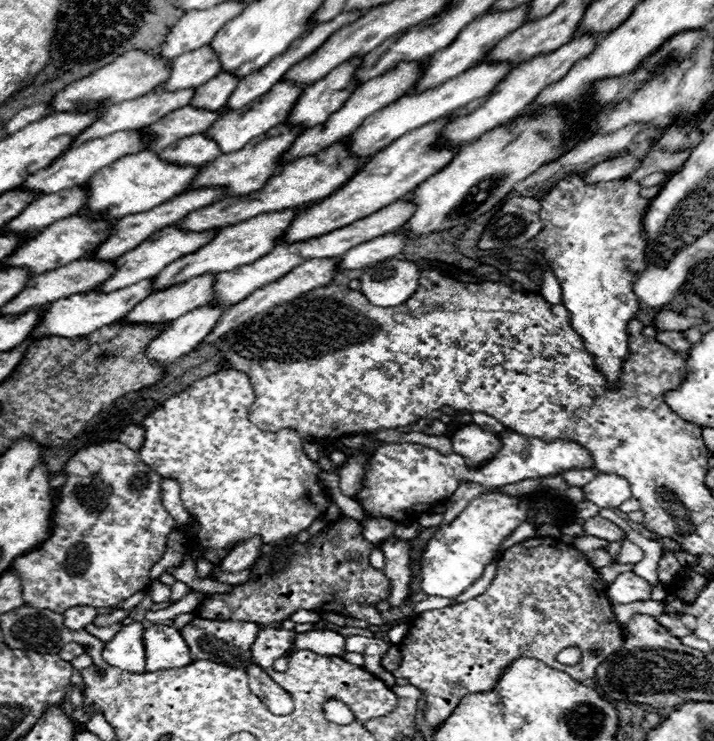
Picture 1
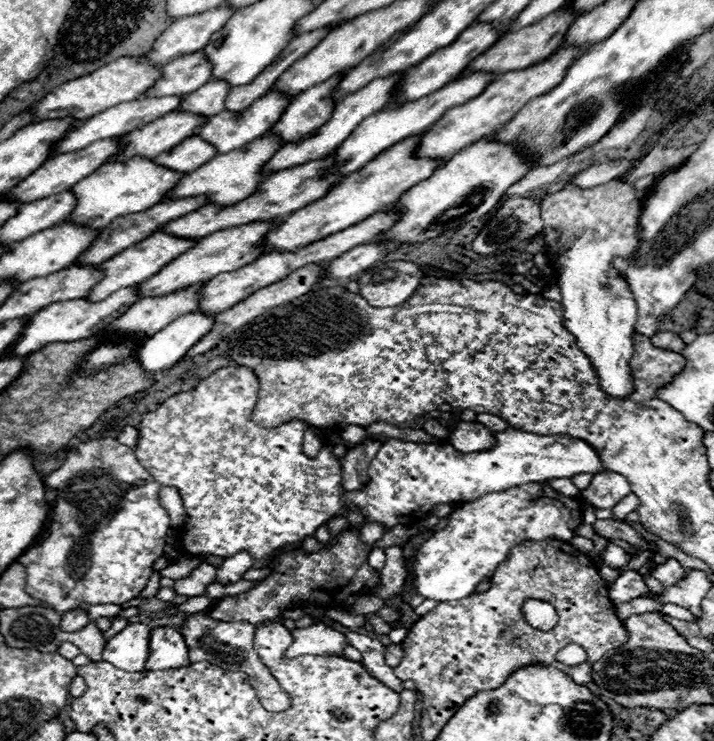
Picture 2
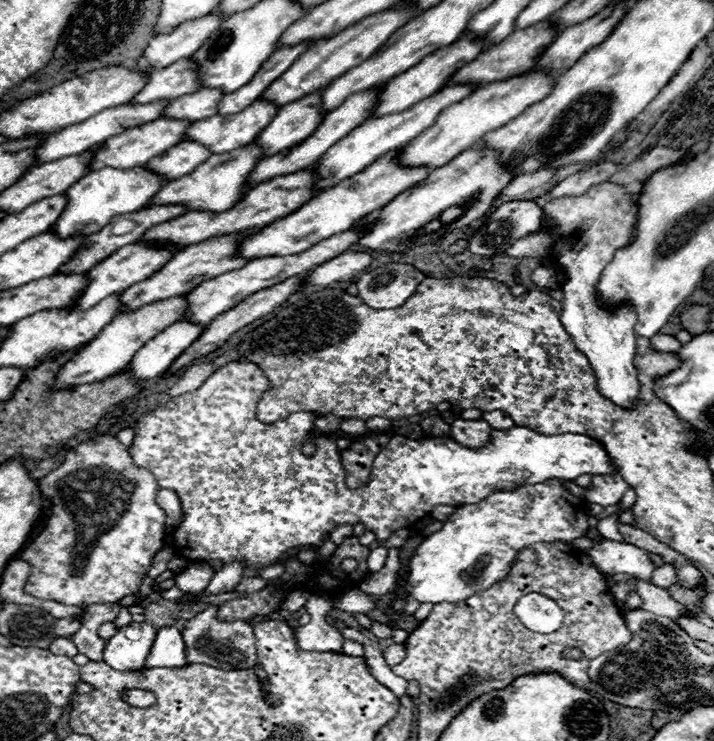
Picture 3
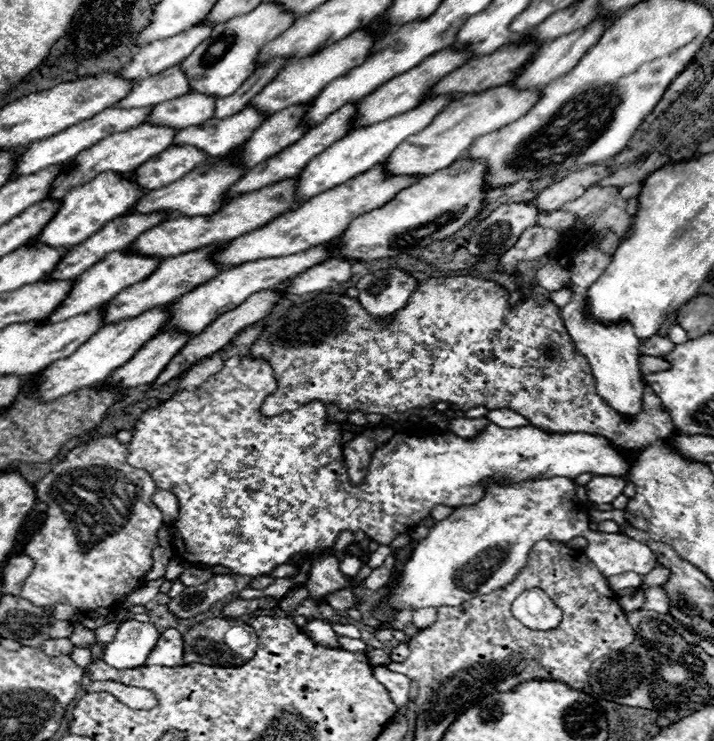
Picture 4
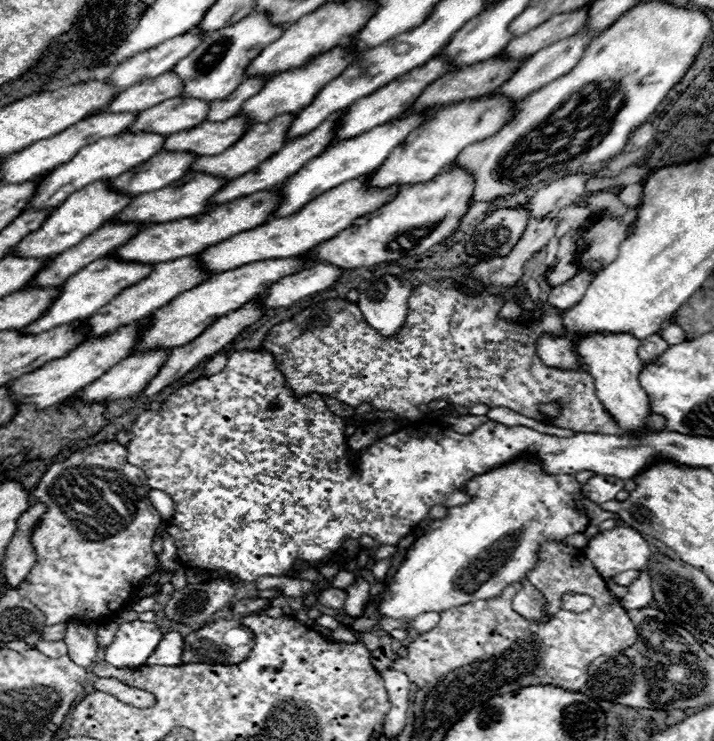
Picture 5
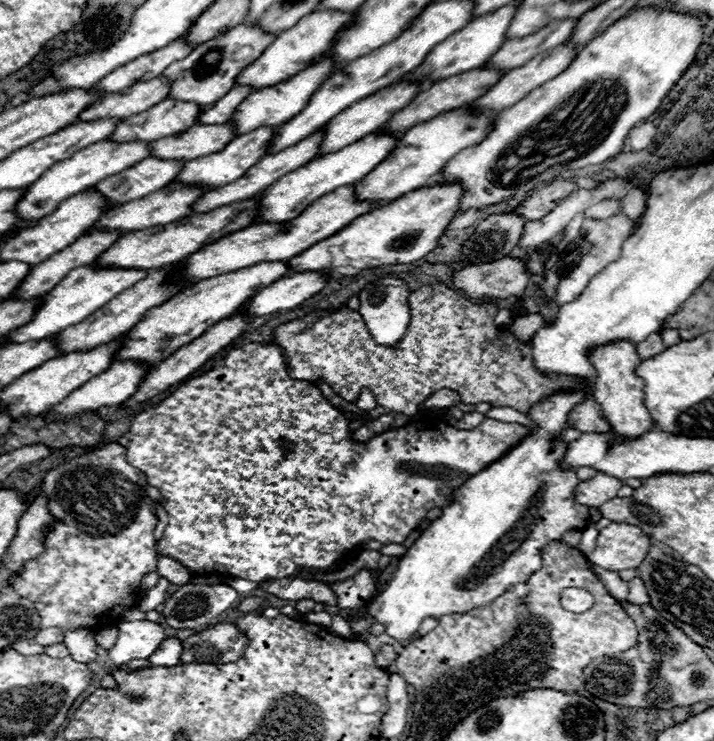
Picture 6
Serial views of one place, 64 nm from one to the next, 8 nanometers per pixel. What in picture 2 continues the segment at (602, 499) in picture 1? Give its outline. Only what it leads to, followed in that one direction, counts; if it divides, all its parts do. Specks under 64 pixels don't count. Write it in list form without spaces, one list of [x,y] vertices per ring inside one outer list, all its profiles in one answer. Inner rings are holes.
[[[616,472],[594,474],[590,486],[580,492],[580,498],[596,508],[614,508],[624,496],[630,494],[630,484]]]

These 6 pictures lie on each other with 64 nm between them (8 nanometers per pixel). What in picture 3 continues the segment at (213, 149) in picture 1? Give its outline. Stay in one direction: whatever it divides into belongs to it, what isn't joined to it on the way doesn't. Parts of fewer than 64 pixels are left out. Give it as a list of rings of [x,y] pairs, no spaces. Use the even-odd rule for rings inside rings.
[[[180,142],[178,146],[174,146],[174,150],[168,150],[166,154],[148,162],[146,168],[172,182],[190,174],[192,170],[196,170],[198,164],[206,162],[208,158],[210,158],[210,150],[202,150],[202,146],[194,146],[194,142]]]

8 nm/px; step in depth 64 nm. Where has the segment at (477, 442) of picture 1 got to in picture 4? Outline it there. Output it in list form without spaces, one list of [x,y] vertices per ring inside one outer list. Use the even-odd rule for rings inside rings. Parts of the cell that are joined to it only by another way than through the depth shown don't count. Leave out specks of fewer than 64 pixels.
[[[456,418],[456,420],[450,420],[448,422],[448,428],[462,436],[462,438],[470,438],[474,436],[478,430],[482,430],[490,420],[488,418]]]

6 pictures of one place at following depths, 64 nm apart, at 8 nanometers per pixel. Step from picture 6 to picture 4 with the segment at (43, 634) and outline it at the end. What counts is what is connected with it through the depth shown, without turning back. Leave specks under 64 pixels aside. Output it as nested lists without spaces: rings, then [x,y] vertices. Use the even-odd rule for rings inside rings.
[[[56,620],[50,626],[50,638],[68,638],[72,632],[72,624],[64,622],[64,620]]]

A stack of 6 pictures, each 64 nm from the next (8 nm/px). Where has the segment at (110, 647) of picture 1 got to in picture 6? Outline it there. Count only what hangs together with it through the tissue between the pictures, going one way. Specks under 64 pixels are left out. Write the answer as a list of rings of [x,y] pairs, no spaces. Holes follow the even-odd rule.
[[[148,620],[120,622],[118,640],[108,654],[110,660],[120,666],[134,658],[150,658],[164,640],[166,640],[166,632],[156,622],[148,622]]]

